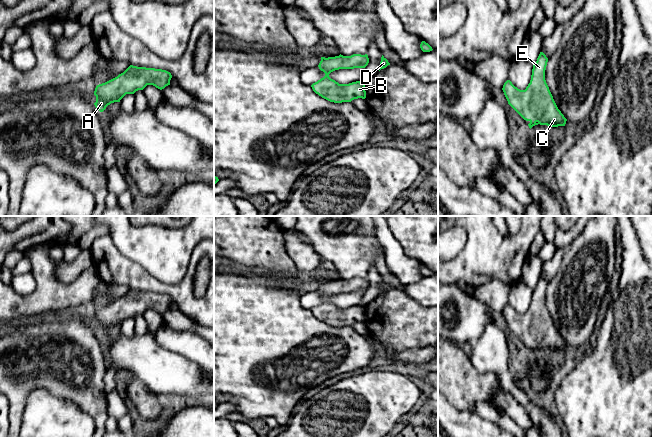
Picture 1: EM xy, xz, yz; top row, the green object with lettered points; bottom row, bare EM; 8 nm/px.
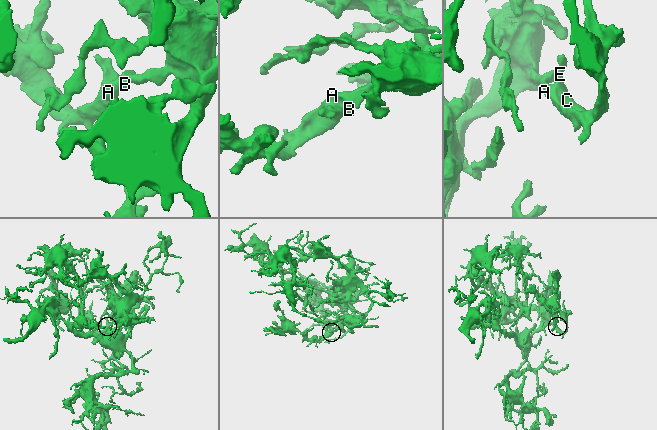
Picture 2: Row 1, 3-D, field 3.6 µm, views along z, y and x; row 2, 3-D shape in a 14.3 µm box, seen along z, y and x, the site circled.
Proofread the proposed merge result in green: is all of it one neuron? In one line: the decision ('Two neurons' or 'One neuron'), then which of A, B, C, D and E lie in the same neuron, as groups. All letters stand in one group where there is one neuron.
One neuron. Groups: A B C D E

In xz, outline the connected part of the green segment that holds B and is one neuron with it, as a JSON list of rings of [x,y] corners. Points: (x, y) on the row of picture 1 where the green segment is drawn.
[[[353,54],[351,56],[321,57],[318,65],[325,76],[311,85],[313,91],[322,98],[334,102],[351,102],[354,99],[366,98],[365,84],[356,81],[349,84],[339,84],[329,77],[329,74],[339,69],[365,68],[369,63],[368,55]]]

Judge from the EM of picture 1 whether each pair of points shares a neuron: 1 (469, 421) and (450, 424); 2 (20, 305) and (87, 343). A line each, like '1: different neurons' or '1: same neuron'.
1: same neuron
2: different neurons

